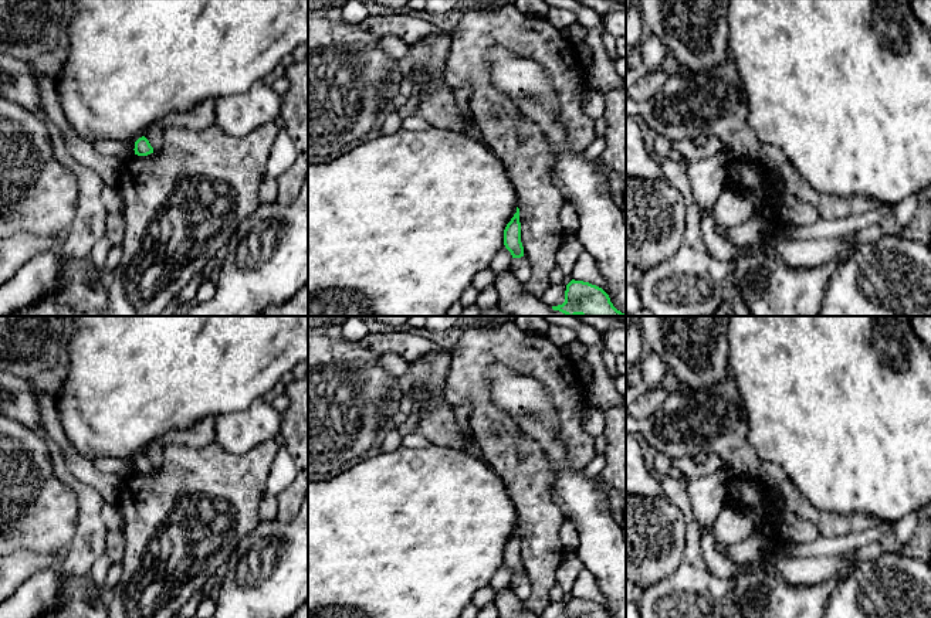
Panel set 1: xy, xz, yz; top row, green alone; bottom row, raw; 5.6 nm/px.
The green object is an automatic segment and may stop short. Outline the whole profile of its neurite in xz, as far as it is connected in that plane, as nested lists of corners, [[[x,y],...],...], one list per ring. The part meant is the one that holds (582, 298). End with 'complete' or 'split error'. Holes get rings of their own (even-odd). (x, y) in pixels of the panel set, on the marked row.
[[[575,279],[566,285],[565,302],[552,309],[566,316],[626,316],[613,306],[602,288]]] | complete

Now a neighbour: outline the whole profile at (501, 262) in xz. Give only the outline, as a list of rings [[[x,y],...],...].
[[[502,245],[501,249],[492,258],[490,269],[495,275],[511,271],[511,261],[512,261],[511,252],[505,248],[505,245]]]

